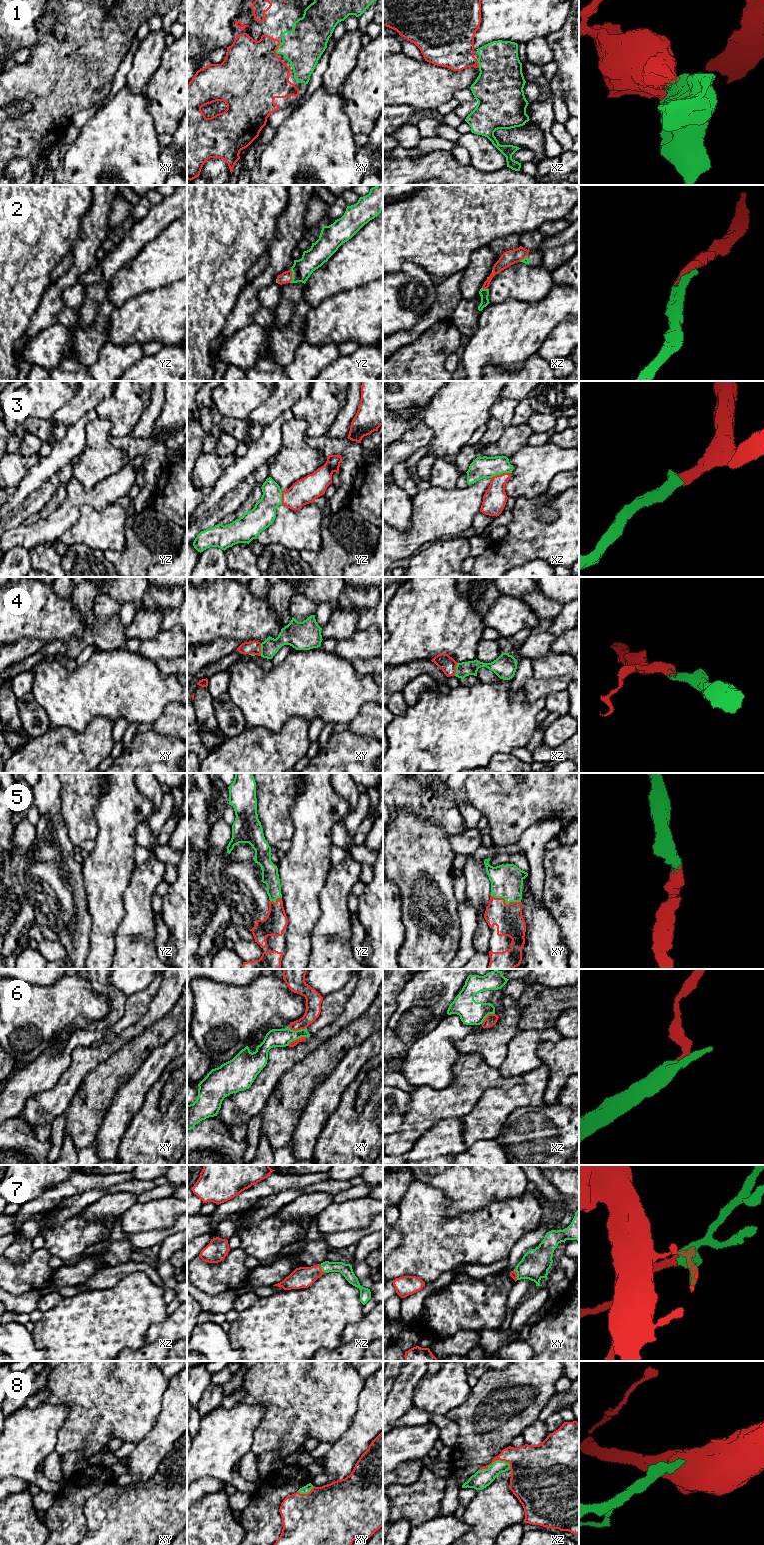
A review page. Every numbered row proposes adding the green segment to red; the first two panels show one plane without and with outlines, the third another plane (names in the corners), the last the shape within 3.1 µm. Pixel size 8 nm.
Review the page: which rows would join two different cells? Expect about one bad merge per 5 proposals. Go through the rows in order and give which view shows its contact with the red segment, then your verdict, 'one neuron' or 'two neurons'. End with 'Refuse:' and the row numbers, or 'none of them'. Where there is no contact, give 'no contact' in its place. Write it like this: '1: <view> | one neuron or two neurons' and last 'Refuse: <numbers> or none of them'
1: xy | one neuron
2: yz | one neuron
3: xz | one neuron
4: xy | one neuron
5: xy | one neuron
6: xy | two neurons
7: xz | one neuron
8: xz | one neuron
Refuse: 6

